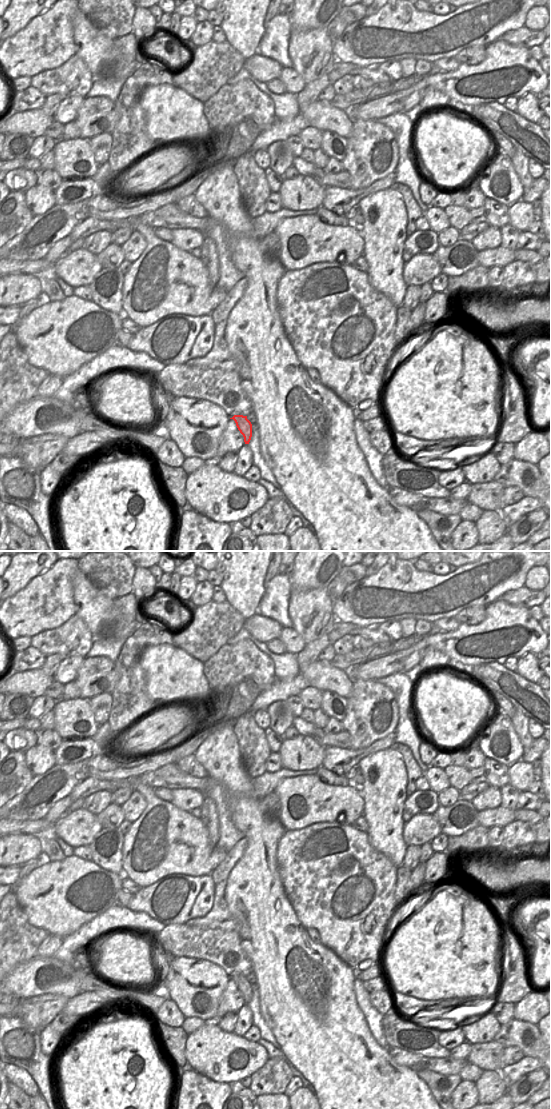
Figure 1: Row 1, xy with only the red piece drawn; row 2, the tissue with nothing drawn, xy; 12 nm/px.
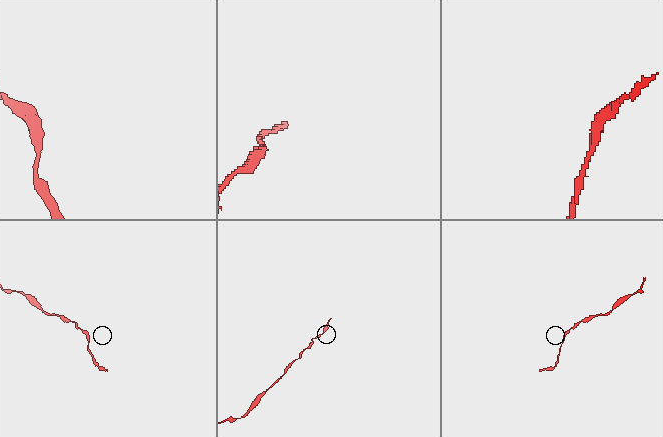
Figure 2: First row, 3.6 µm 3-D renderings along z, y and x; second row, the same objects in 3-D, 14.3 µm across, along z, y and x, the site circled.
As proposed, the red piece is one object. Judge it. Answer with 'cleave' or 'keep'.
keep

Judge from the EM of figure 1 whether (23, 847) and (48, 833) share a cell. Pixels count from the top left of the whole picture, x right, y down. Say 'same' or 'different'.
different

